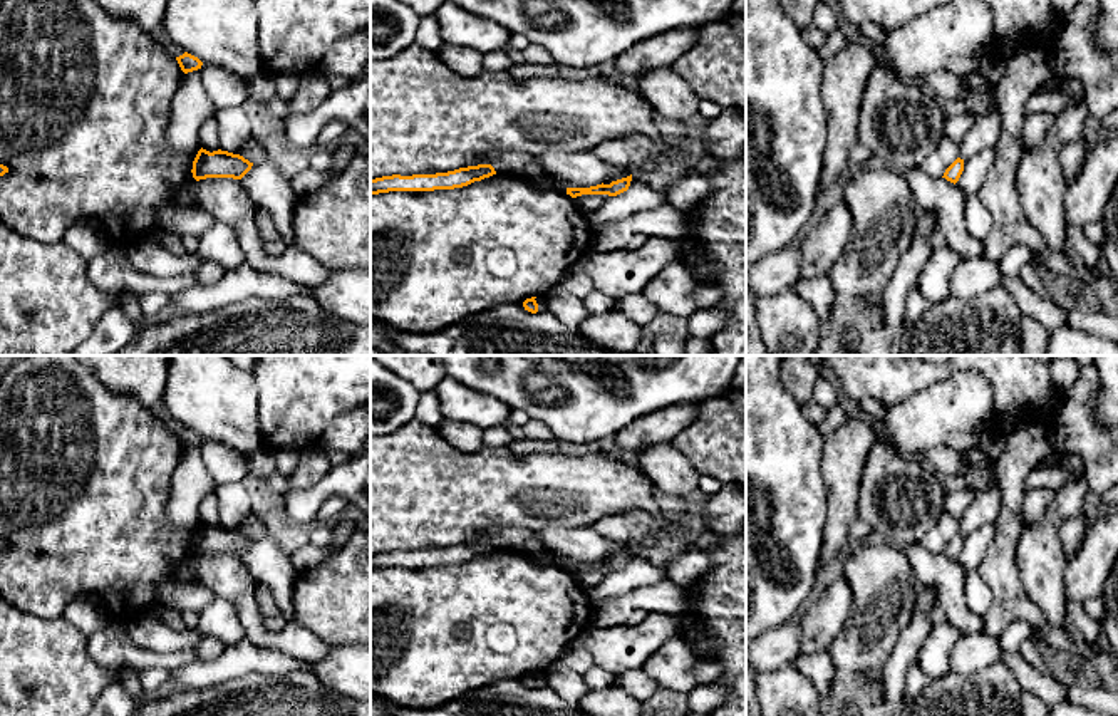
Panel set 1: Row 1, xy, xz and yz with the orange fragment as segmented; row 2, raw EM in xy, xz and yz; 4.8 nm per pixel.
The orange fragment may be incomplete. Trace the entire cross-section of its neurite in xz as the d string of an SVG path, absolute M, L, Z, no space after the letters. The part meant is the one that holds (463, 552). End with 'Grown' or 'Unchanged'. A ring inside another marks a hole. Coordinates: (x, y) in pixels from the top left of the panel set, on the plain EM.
M478 540L459 543L448 548L436 550L412 550L412 552L382 552L370 555L370 570L389 567L434 567L434 565L454 565L468 562L474 557L481 557L496 550L491 540Z. Unchanged

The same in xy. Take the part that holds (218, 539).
M201 523L193 537L191 548L196 557L206 553L241 555L251 545L251 542L253 538L240 530L221 525L210 528Z. Unchanged

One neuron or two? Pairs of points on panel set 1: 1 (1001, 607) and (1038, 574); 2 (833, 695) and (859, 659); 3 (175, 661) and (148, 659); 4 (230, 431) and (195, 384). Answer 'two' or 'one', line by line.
1: two
2: two
3: one
4: one

